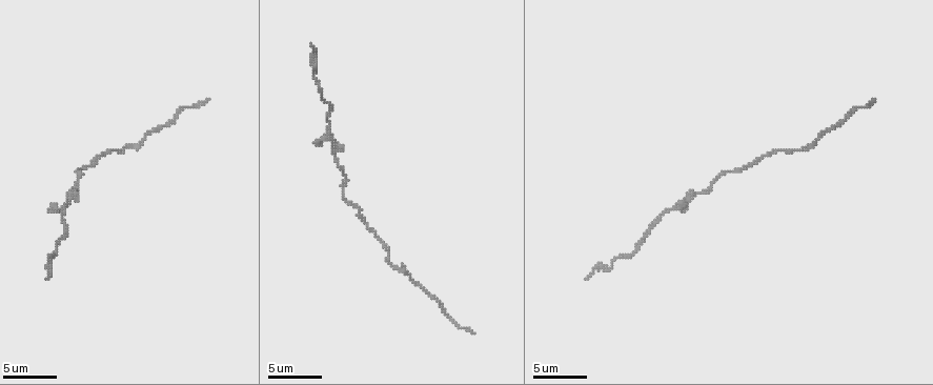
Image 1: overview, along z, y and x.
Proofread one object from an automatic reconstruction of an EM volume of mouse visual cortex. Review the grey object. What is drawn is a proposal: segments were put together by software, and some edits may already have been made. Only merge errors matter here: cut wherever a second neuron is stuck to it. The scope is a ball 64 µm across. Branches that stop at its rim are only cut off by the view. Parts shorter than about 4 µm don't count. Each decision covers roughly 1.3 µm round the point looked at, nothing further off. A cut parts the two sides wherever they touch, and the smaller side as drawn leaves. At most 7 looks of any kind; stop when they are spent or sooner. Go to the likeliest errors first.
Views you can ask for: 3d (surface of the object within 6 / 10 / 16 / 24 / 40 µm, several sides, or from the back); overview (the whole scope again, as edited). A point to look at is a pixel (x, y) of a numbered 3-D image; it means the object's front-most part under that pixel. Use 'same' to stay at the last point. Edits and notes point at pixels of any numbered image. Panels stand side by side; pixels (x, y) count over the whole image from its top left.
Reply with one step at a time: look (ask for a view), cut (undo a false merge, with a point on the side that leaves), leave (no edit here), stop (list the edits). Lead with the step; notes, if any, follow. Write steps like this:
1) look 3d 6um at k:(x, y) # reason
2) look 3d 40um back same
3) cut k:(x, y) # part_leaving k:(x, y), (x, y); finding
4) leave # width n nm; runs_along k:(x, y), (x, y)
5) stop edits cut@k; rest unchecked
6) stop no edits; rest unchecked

look 3d 10um at 1:(65, 202) # side arm on a straight run

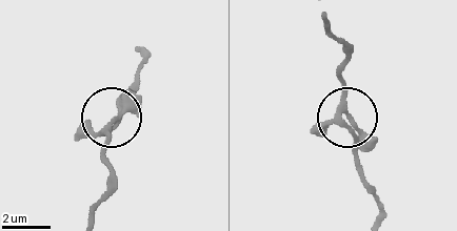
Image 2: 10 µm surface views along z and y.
leave # arms 3; runs_along 2:(377, 215), (357, 161), (339, 66); one neuron here

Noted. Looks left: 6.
look 3d 10um at 1:(613, 260) # sudden change in width

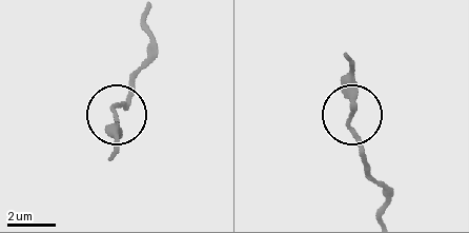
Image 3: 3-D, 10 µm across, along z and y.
leave # width 160 nm; runs_along 3:(381, 214), (385, 192), (369, 172), (351, 123), (354, 64); one neuron here

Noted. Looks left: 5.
look 3d 10um at 1:(348, 202)

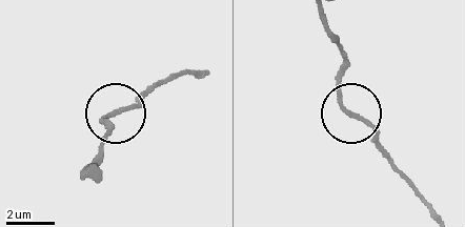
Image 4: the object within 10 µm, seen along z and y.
look 3d 10um back at 4:(349, 110) # other side

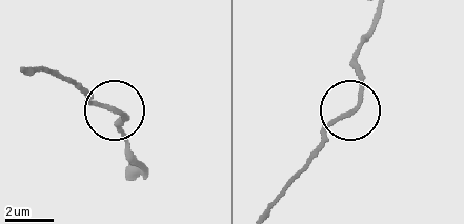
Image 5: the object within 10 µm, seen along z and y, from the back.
leave # side_arm 21 um; all the same neuron

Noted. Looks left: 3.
look 3d 10um at 1:(378, 238) # thin neck

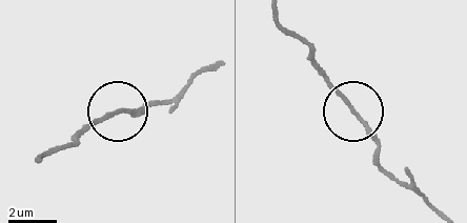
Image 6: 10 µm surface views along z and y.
look 3d 10um back at 6:(354, 113) # other side

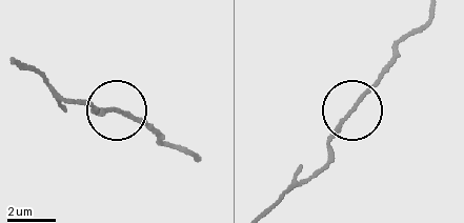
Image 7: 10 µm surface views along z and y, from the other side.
leave # runs_along 7:(188, 153), (162, 142), (122, 109), (78, 104); all the same neuron

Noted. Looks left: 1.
stop no edits; rest unchecked

